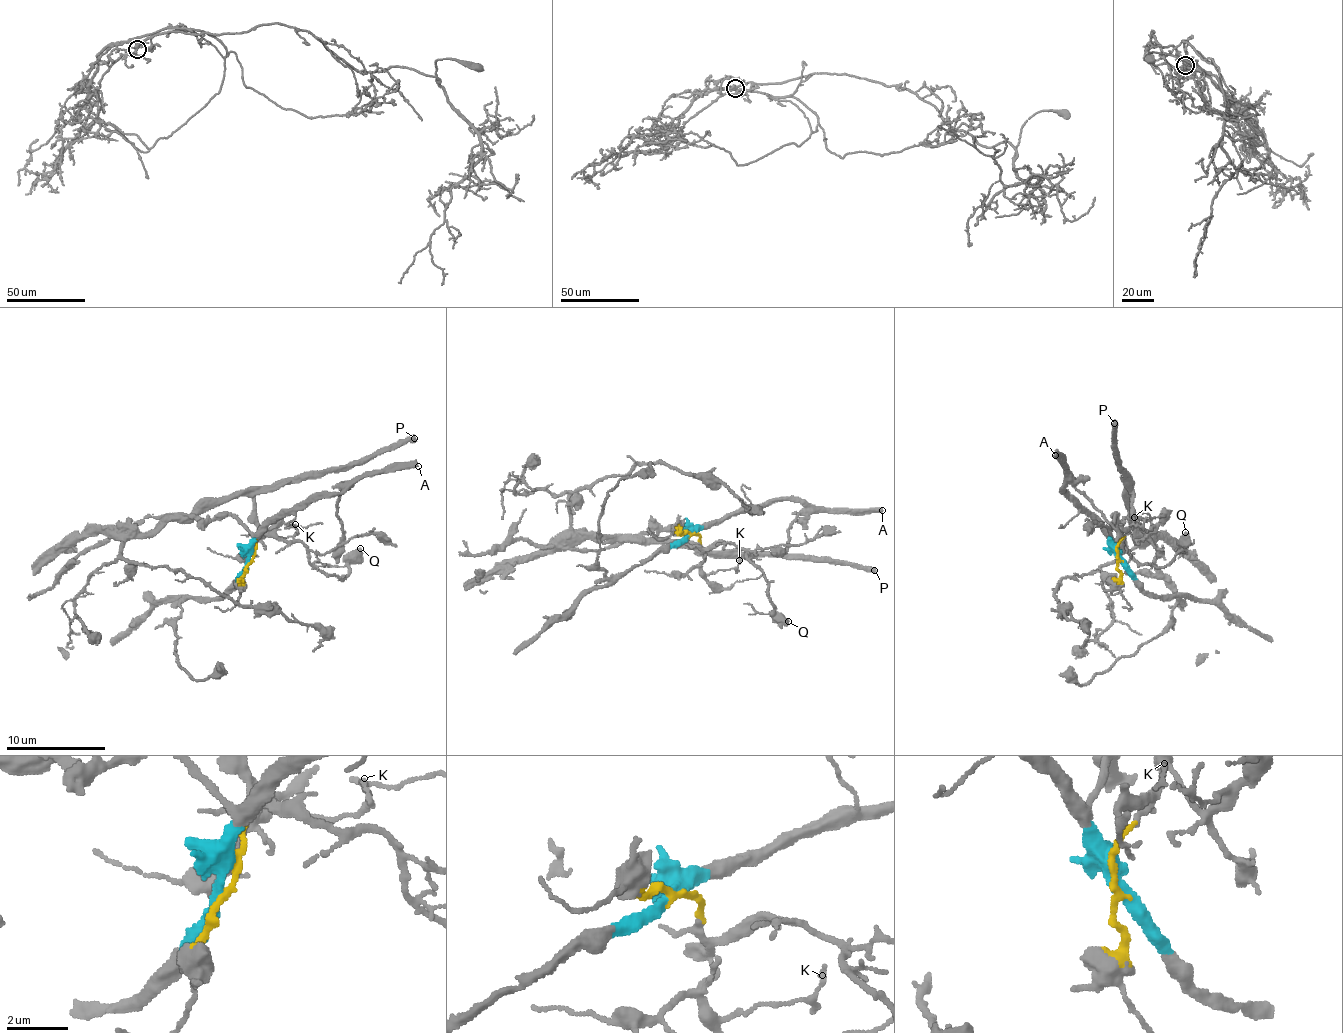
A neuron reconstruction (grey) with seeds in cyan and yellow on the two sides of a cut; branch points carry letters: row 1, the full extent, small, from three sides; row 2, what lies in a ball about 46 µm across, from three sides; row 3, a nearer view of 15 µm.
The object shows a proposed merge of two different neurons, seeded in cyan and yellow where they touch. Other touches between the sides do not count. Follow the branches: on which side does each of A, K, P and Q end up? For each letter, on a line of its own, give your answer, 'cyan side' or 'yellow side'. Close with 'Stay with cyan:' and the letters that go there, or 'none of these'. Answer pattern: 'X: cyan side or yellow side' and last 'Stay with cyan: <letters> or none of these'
A: cyan side
K: yellow side
P: yellow side
Q: yellow side
Stay with cyan: A

